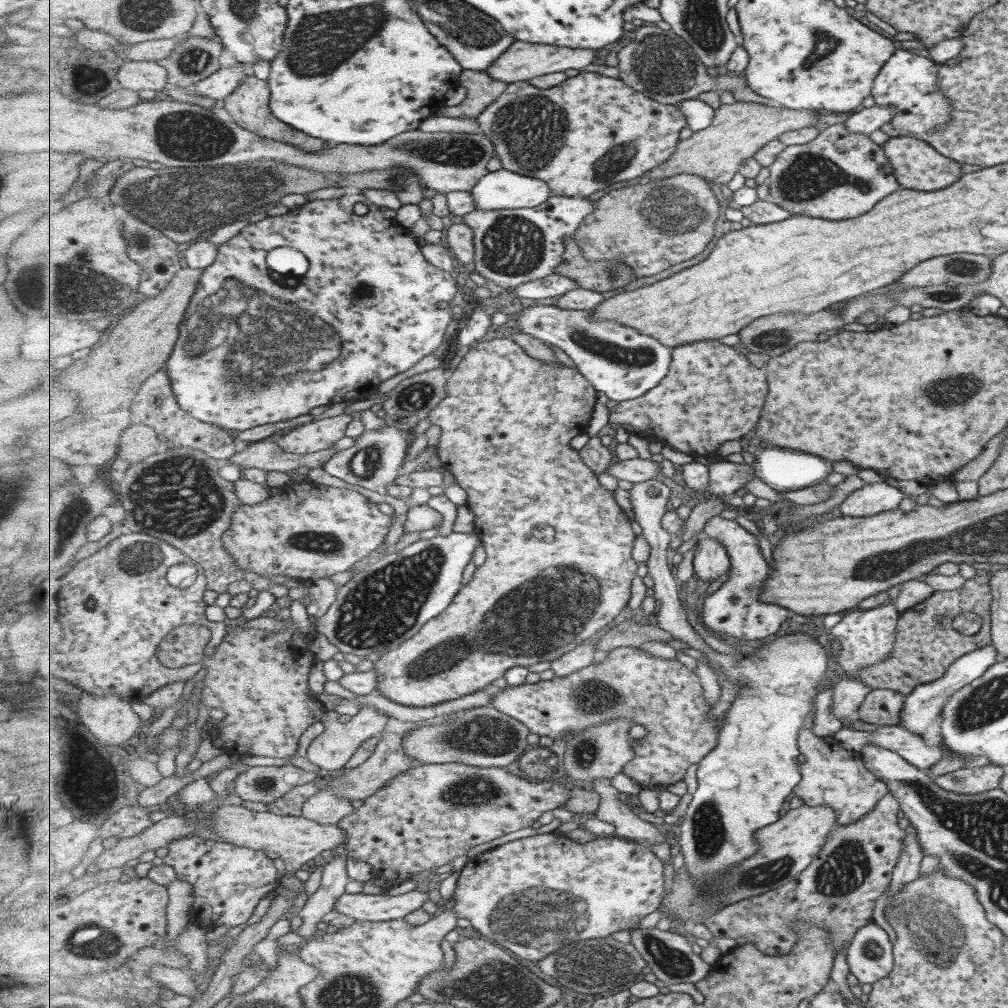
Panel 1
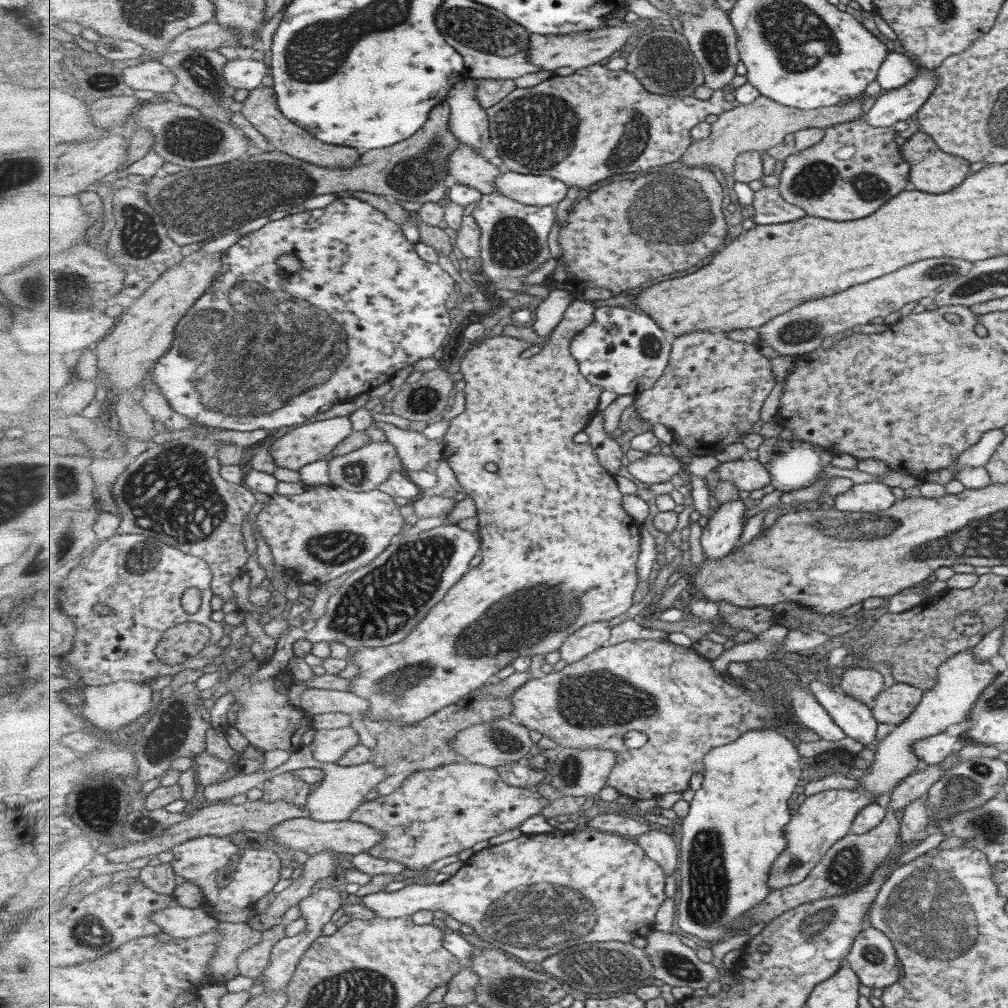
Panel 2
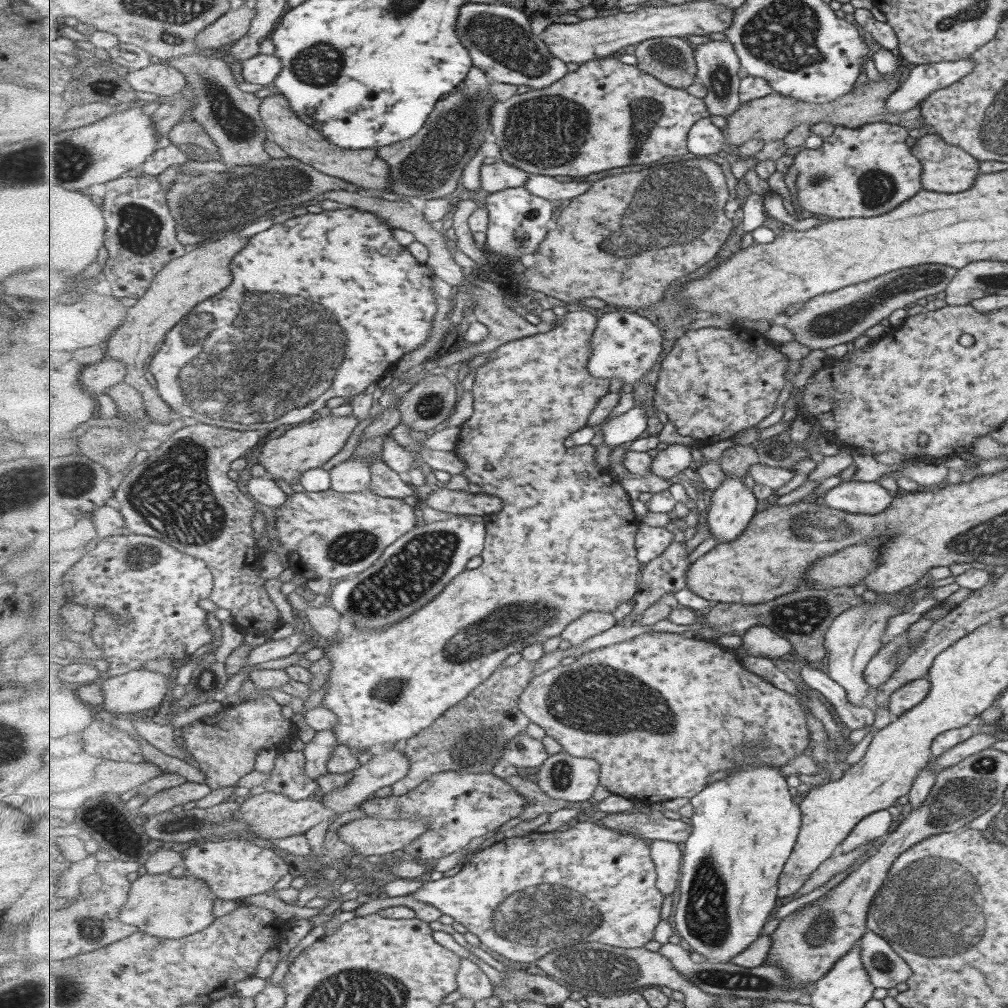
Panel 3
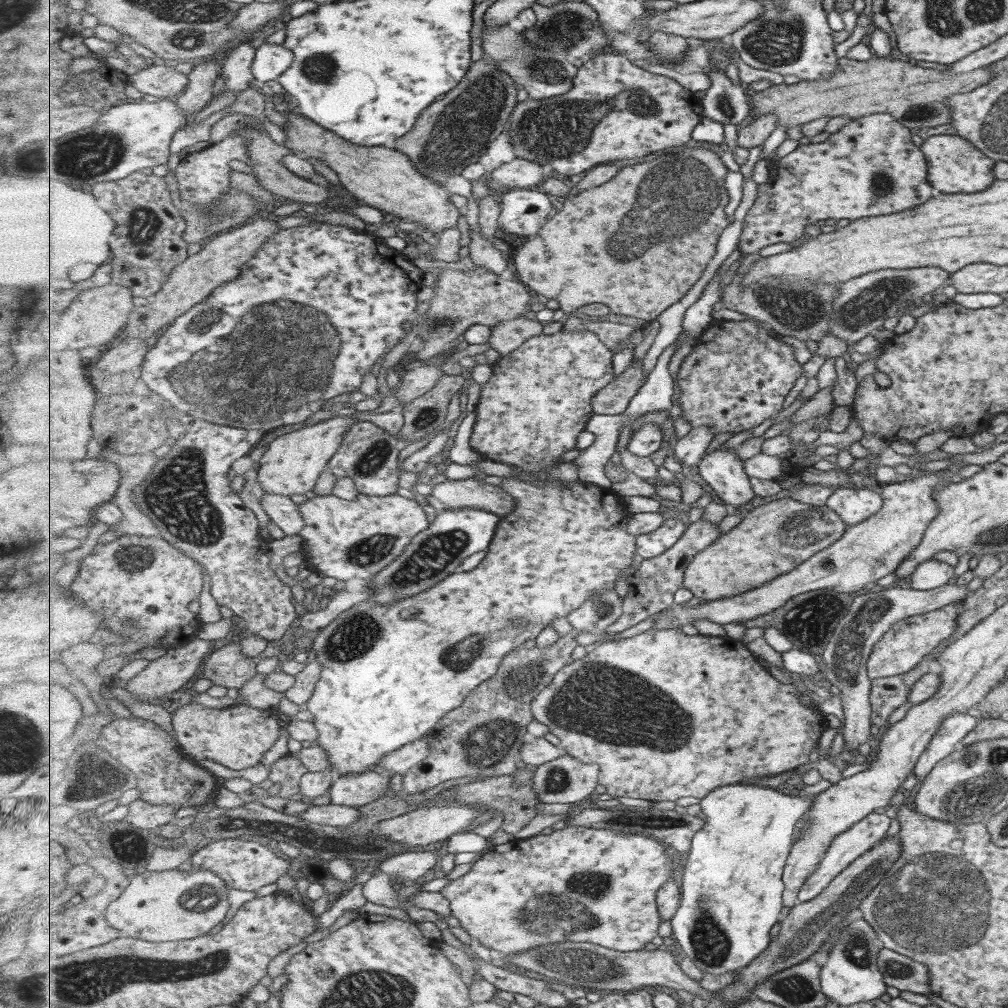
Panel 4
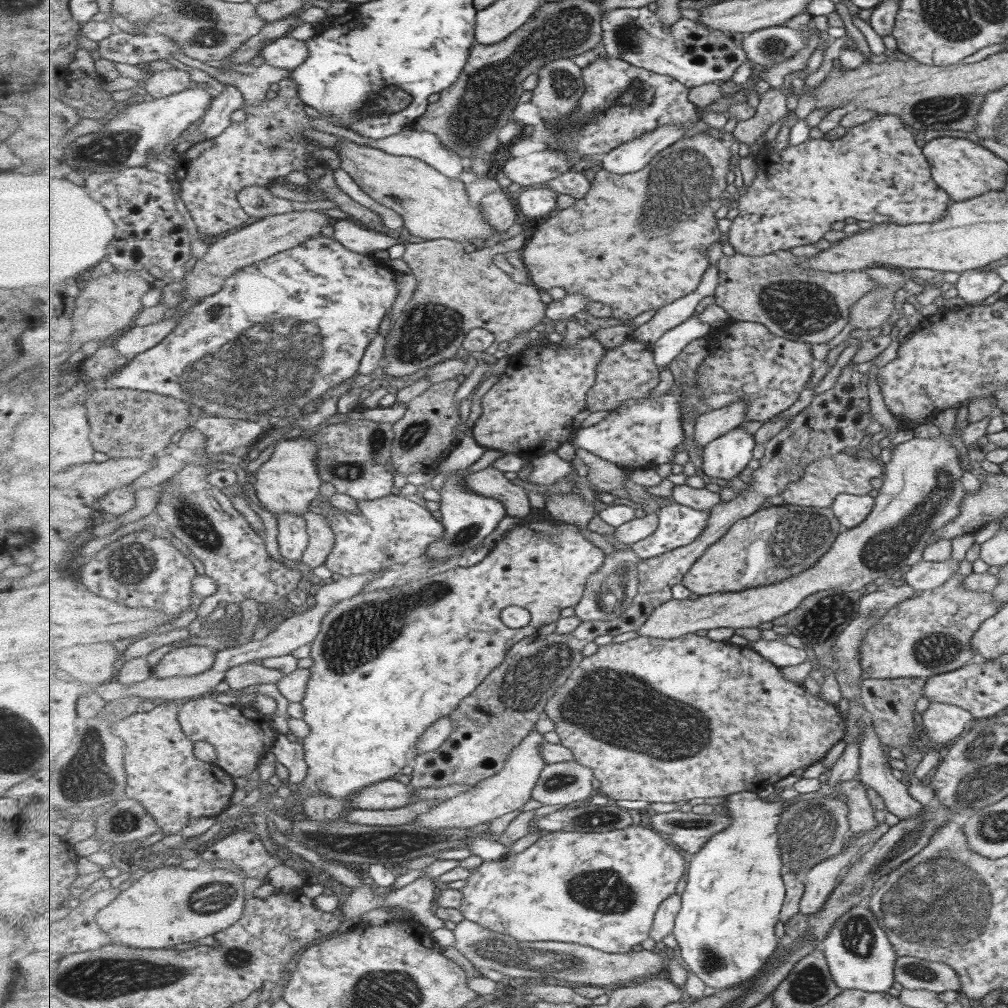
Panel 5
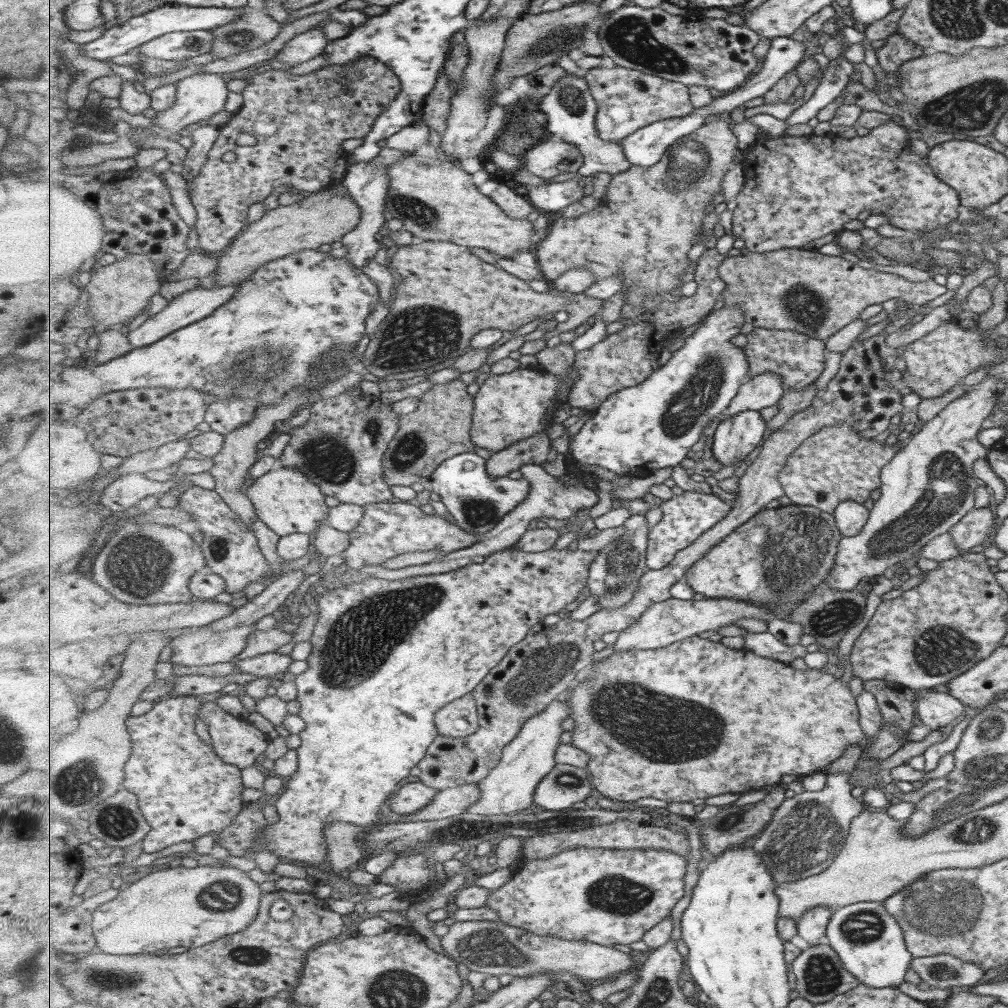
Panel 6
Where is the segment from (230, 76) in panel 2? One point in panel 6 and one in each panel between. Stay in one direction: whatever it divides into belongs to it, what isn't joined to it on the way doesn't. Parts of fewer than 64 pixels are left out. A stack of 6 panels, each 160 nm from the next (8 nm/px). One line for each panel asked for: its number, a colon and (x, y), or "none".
3: (263, 69)
4: (272, 60)
5: (288, 53)
6: (303, 47)

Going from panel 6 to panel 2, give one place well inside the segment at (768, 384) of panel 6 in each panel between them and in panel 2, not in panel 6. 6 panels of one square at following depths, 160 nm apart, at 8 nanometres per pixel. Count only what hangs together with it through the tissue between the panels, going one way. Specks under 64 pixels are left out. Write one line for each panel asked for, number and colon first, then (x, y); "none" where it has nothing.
2: (652, 469)
3: (671, 461)
4: (690, 450)
5: (710, 426)

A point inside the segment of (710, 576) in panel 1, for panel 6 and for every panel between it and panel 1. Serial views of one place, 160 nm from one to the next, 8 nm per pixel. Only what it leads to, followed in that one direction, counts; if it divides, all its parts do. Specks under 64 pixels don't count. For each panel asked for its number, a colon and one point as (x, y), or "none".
2: (722, 533)
3: (733, 506)
4: (723, 469)
5: (726, 457)
6: (735, 438)

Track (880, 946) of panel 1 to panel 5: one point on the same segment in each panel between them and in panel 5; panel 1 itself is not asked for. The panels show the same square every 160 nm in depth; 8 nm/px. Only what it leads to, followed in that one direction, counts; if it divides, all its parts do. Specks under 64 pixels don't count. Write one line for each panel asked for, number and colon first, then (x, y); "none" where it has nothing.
2: (872, 957)
3: (885, 968)
4: (897, 970)
5: (912, 973)

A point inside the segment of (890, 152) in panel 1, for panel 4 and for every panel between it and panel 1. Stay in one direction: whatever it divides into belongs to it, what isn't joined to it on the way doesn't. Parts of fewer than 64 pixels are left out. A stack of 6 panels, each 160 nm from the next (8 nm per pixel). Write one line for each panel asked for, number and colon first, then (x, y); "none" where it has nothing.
2: (931, 170)
3: (945, 168)
4: (953, 165)

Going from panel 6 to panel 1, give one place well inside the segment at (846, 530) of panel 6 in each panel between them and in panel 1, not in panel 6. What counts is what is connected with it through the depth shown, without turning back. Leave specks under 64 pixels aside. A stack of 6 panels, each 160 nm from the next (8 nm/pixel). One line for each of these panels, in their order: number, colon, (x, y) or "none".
1: (873, 498)
2: (866, 498)
3: (865, 498)
4: (852, 504)
5: (850, 510)

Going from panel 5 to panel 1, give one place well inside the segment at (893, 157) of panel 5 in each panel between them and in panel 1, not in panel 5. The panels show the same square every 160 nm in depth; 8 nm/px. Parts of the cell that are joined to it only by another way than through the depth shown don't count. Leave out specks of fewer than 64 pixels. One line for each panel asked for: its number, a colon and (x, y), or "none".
1: (839, 174)
2: (854, 168)
3: (856, 173)
4: (869, 168)

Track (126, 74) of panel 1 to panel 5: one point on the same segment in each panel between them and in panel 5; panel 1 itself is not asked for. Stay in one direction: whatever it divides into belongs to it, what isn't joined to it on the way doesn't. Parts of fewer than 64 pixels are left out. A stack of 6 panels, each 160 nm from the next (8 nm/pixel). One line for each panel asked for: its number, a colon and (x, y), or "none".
2: (152, 75)
3: (163, 80)
4: (161, 80)
5: (166, 83)

